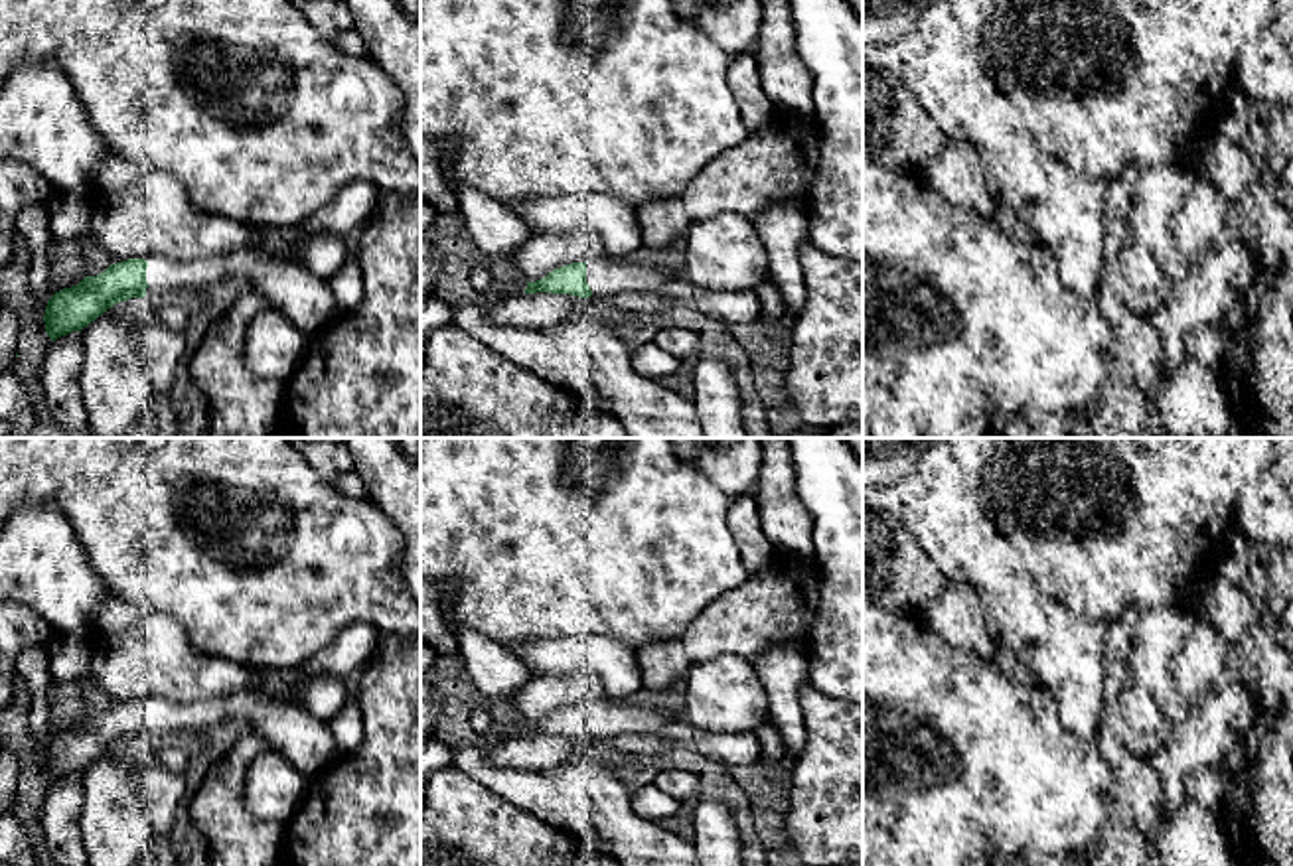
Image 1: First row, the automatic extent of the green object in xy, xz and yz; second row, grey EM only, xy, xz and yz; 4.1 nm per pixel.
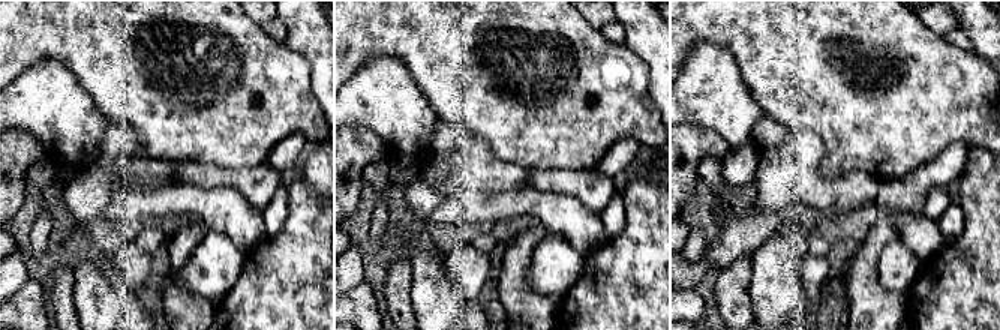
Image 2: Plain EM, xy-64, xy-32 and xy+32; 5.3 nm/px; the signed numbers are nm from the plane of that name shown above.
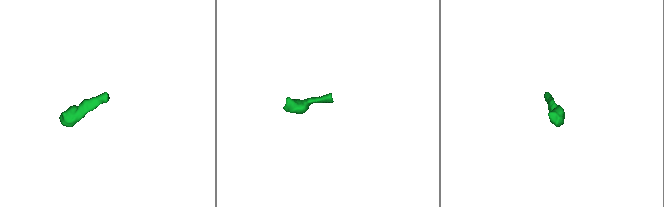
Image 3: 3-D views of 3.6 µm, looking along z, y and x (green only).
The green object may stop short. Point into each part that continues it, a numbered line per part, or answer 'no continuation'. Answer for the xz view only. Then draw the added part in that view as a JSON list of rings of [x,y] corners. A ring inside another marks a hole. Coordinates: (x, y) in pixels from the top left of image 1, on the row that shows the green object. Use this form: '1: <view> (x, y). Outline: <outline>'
1: xz (723, 253). Outline: [[[736,213],[691,223],[679,266],[644,266],[608,254],[586,260],[592,294],[616,290],[756,290],[768,253],[754,223]]]

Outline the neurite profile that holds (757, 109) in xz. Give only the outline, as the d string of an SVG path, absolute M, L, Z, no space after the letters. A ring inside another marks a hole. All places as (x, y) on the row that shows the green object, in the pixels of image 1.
M752 51L740 53L732 59L726 83L740 108L740 120L746 130L752 134L766 128L776 107L760 85L760 69Z

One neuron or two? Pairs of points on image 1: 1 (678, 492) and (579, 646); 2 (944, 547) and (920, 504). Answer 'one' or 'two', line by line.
1: two
2: one

